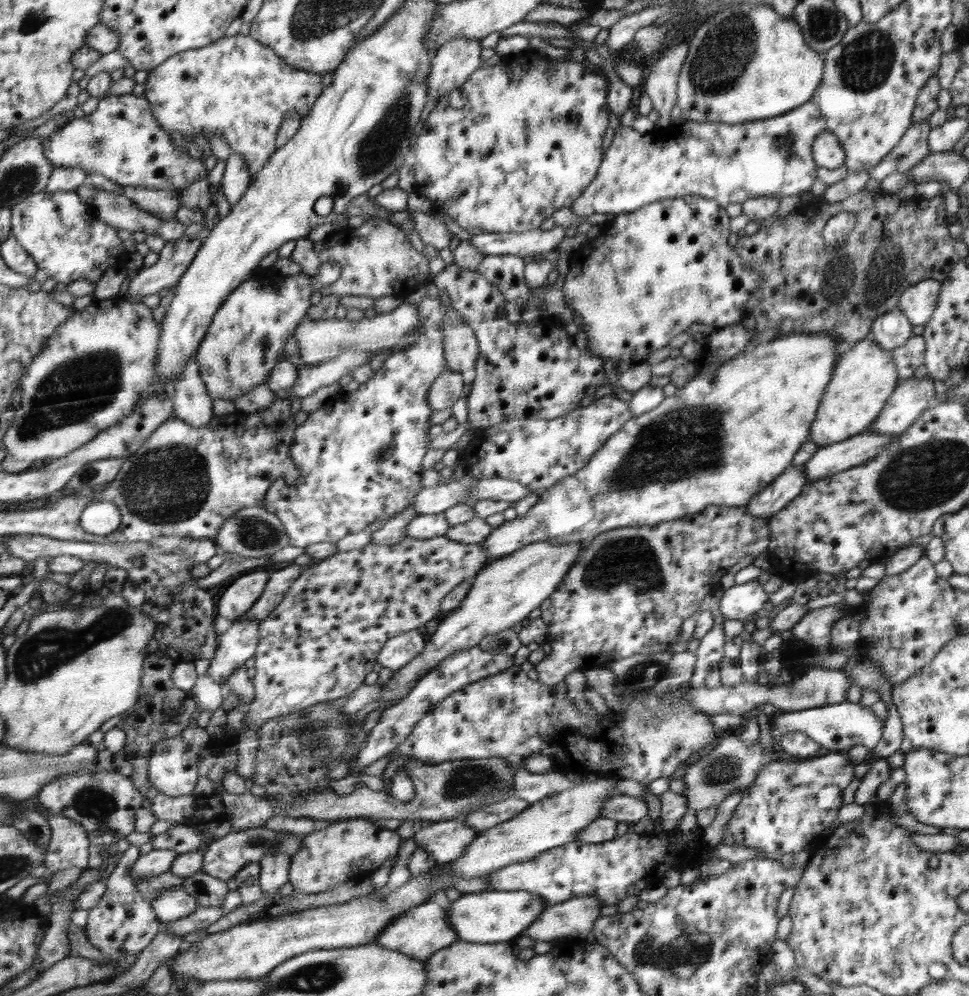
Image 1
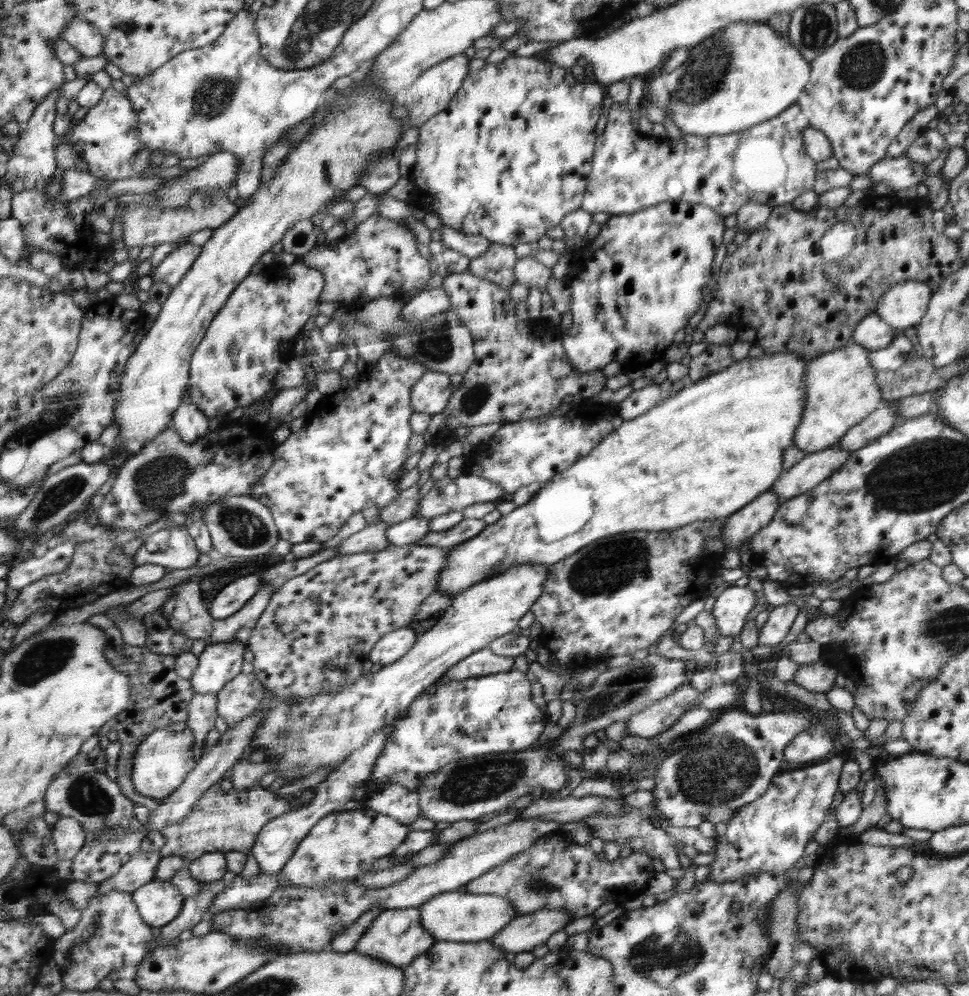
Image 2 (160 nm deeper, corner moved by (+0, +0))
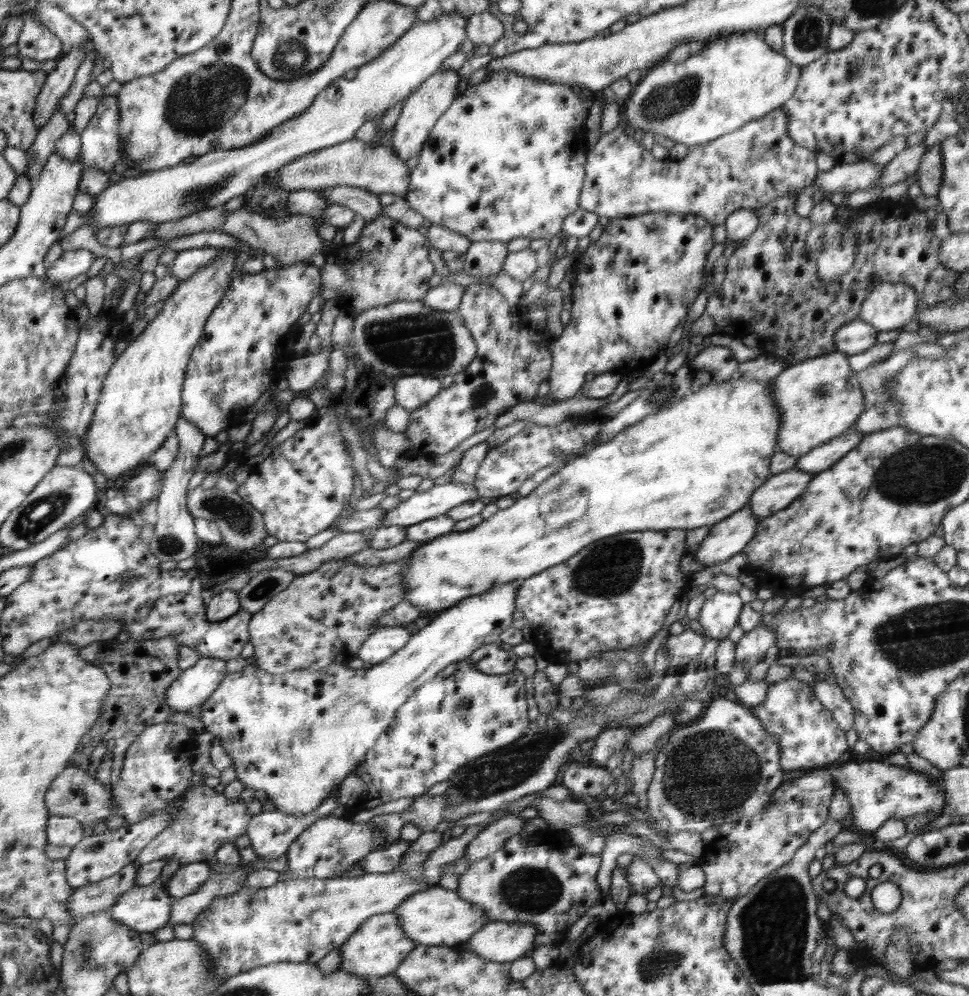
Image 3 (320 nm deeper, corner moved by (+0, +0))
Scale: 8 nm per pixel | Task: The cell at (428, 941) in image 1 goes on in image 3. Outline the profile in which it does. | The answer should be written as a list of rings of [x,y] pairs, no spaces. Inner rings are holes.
[[[383,912],[367,919],[347,943],[339,947],[342,951],[340,968],[346,972],[355,972],[356,976],[374,980],[377,977],[393,974],[399,964],[406,960],[417,947],[416,941],[403,931],[402,920],[399,920],[398,913]]]

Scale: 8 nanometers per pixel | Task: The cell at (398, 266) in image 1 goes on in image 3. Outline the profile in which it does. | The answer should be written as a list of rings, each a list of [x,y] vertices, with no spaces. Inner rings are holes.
[[[378,216],[364,225],[356,242],[346,246],[344,260],[326,254],[320,295],[326,301],[335,298],[349,304],[352,315],[399,300],[422,301],[431,290],[428,280],[434,274],[434,264],[428,260],[428,241],[418,230],[389,217]]]

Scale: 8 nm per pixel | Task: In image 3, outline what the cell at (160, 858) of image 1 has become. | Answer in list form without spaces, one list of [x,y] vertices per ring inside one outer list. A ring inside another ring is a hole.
[[[133,861],[127,864],[123,871],[115,876],[103,879],[100,883],[89,884],[75,890],[67,899],[67,909],[70,909],[74,923],[94,912],[109,909],[120,895],[136,887],[136,874],[140,870],[140,864]]]

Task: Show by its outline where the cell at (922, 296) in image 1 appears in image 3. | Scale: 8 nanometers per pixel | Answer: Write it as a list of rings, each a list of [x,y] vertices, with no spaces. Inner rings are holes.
[[[904,283],[876,285],[862,301],[857,318],[878,331],[902,330],[914,320],[918,310],[916,291]]]

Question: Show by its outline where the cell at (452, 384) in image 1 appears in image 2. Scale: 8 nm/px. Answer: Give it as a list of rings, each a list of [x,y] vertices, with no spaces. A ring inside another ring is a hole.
[[[427,371],[415,384],[412,404],[416,413],[435,415],[444,411],[455,394],[450,375],[442,372]]]

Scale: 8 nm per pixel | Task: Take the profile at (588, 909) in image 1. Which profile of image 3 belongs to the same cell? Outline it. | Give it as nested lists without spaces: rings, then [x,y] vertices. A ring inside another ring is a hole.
[[[496,921],[486,923],[470,936],[465,947],[492,962],[510,962],[534,949],[536,927],[533,924]]]

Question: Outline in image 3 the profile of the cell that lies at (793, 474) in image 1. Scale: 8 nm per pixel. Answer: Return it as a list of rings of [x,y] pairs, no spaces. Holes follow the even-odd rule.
[[[745,505],[738,512],[712,525],[695,554],[696,560],[707,567],[732,558],[752,540],[758,521],[749,506]]]

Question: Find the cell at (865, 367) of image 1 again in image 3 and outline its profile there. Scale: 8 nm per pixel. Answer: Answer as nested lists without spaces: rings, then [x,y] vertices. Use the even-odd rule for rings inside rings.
[[[834,350],[794,364],[772,379],[772,395],[780,411],[777,450],[801,457],[852,427],[865,409],[864,393],[857,378],[858,372],[848,365],[848,355]]]

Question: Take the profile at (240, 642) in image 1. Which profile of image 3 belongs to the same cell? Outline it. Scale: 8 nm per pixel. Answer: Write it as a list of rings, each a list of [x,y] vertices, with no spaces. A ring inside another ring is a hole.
[[[202,656],[168,688],[166,703],[175,712],[187,712],[206,702],[228,676],[226,662],[211,656]]]

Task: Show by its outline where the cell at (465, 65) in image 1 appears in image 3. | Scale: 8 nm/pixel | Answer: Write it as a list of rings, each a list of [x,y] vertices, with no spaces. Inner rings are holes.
[[[440,67],[434,75],[426,79],[422,86],[415,88],[403,101],[403,107],[398,122],[394,126],[394,134],[389,146],[395,150],[395,154],[403,161],[420,154],[423,144],[431,135],[432,128],[439,118],[448,110],[458,95],[458,70]]]

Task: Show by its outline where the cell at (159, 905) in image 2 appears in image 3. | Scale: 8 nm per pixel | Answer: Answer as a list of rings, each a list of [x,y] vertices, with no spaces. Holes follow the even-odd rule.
[[[156,882],[134,887],[105,911],[112,920],[141,932],[152,932],[170,924],[170,899],[166,886]]]

